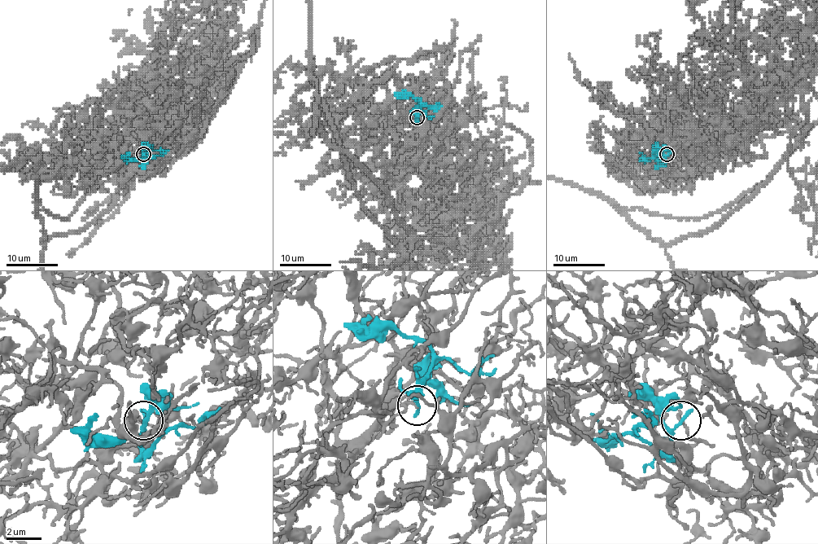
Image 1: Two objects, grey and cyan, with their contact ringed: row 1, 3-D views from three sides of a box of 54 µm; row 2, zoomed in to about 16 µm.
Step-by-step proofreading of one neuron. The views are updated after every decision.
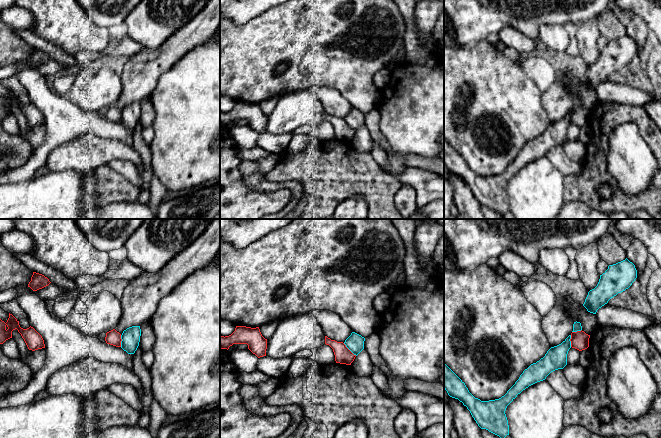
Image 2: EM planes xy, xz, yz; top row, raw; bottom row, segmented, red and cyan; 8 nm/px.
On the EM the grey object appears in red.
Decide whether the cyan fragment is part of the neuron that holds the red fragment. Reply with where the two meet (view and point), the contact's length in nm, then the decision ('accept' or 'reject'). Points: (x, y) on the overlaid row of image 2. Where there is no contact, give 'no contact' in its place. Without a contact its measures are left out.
meets red in xz at (349, 350); contact 150 nm long; reject

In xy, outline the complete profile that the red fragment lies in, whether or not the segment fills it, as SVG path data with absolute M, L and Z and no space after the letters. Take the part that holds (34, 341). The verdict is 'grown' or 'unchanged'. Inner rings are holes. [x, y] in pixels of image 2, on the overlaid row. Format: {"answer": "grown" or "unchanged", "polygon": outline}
{"answer": "unchanged", "polygon": "M10 313L6 323L0 319L0 344L12 338L12 331L15 329L21 334L29 350L45 348L42 336L31 326L27 329L21 328L19 321Z"}

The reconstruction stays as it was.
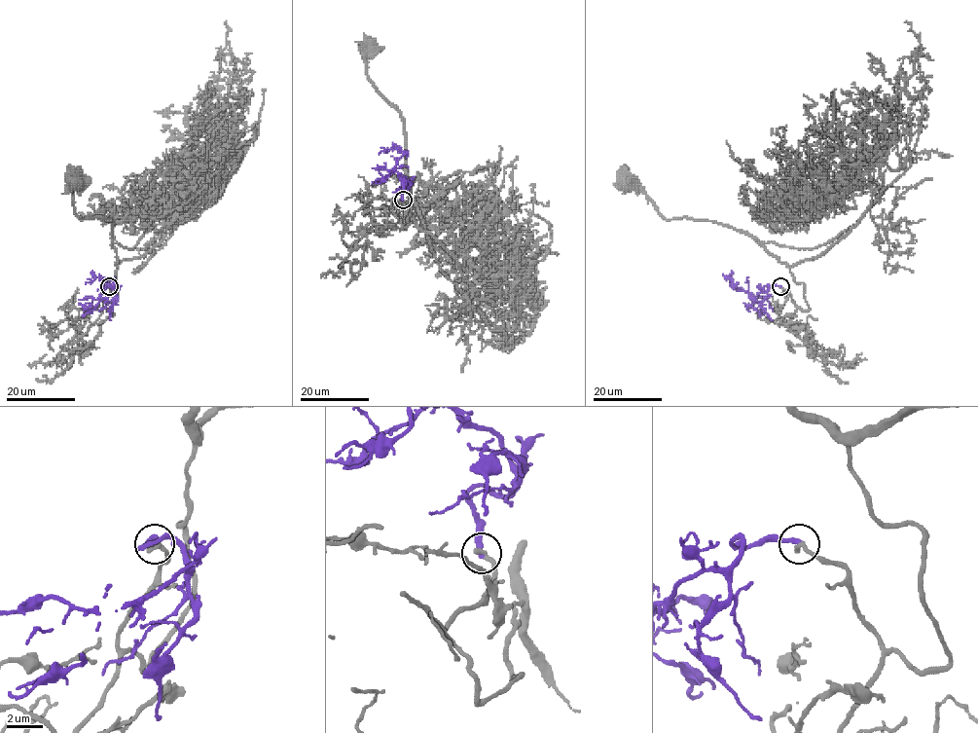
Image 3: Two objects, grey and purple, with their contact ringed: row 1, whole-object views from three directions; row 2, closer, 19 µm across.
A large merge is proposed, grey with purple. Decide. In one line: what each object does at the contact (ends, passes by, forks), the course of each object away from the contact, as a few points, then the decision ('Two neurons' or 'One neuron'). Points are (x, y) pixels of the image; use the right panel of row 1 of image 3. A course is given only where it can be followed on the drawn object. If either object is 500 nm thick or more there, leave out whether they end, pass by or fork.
At the ring grey ends. At the ring purple ends. Course of grey: (780, 286), (797, 306), (809, 310), (804, 284), (752, 237), (711, 221), (665, 218), (628, 182). Course of purple: (780, 286), (768, 285), (766, 291), (750, 299), (735, 284). One neuron

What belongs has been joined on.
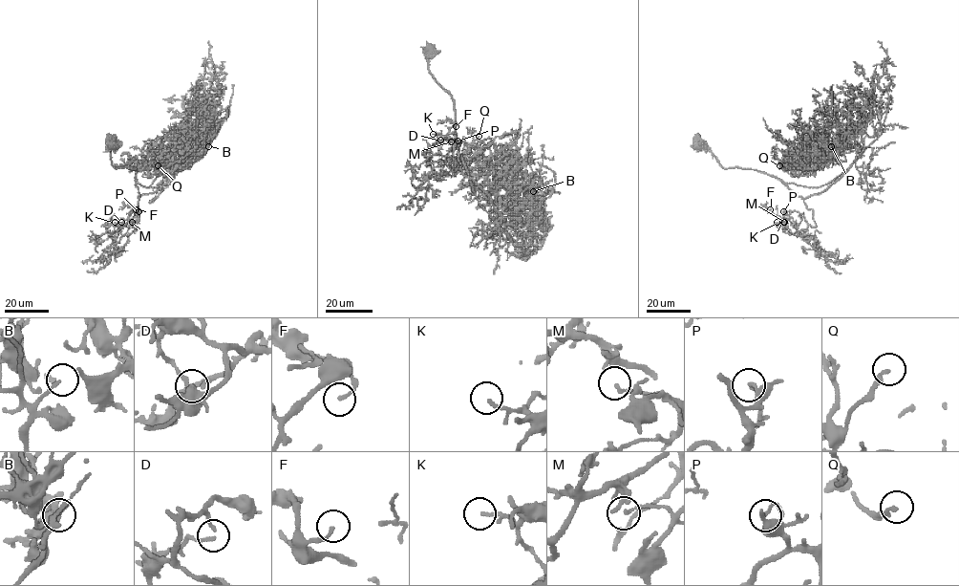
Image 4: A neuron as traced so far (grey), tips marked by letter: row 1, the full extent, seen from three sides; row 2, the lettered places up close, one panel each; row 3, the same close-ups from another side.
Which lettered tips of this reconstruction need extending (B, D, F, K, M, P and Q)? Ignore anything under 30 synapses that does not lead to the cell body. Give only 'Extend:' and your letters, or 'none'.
Extend: B, Q

